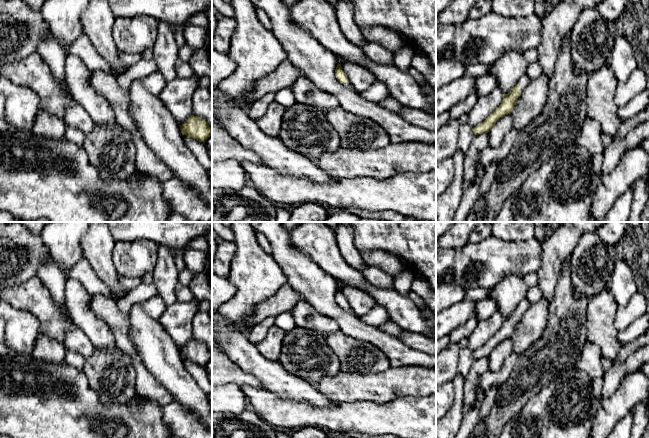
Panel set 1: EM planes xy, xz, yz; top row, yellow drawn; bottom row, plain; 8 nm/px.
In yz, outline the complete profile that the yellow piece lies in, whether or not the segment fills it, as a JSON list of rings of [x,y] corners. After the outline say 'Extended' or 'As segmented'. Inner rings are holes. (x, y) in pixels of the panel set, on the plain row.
[[[526,298],[523,299],[508,318],[503,318],[501,328],[483,346],[472,352],[473,357],[487,358],[500,342],[511,338],[521,315],[525,313],[529,305],[529,301]]]. Extended

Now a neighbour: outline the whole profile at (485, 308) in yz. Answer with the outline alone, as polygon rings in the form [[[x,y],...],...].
[[[484,298],[476,301],[474,318],[479,322],[490,318],[498,311],[497,303],[492,298]]]

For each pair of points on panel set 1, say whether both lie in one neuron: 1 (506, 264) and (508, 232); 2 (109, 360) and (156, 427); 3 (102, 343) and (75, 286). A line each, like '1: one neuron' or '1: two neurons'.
1: two neurons
2: two neurons
3: one neuron

